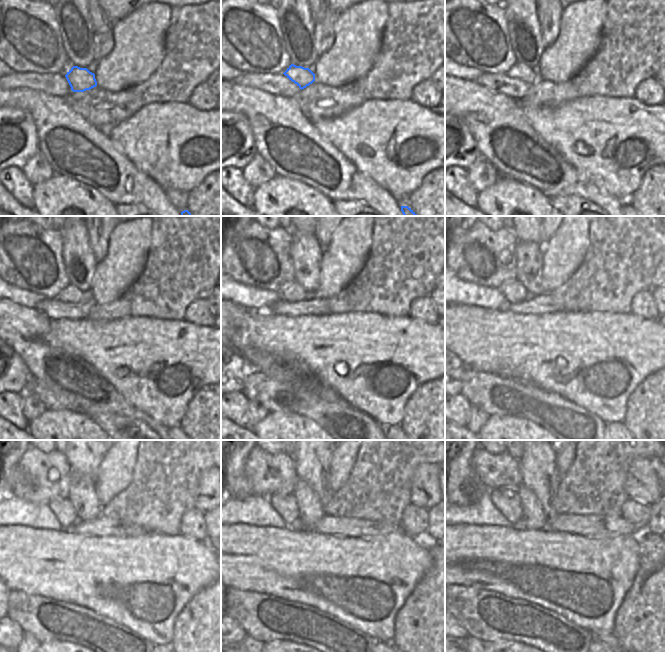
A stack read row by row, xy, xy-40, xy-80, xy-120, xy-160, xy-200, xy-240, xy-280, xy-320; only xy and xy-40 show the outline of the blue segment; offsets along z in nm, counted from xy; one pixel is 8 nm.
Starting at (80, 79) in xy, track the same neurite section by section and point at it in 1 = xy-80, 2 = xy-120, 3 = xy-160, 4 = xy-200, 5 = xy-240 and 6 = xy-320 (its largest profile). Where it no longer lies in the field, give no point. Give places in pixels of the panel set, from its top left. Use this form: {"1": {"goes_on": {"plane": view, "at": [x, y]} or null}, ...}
{"1": {"goes_on": {"plane": "xy-80", "at": [521, 71]}}, "2": {"goes_on": {"plane": "xy-120", "at": [71, 293]}}, "3": {"goes_on": {"plane": "xy-160", "at": [292, 291]}}, "4": {"goes_on": {"plane": "xy-200", "at": [514, 292]}}, "5": {"goes_on": {"plane": "xy-240", "at": [63, 510]}}, "6": {"goes_on": {"plane": "xy-320", "at": [506, 500]}}}

